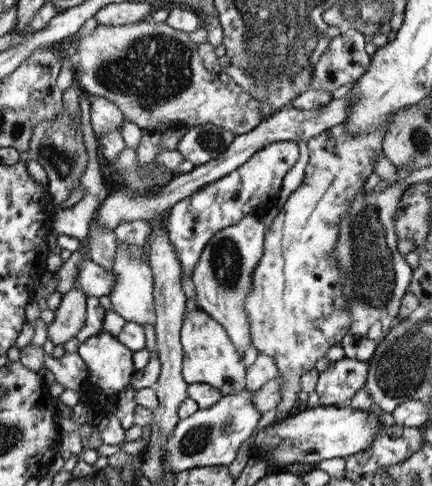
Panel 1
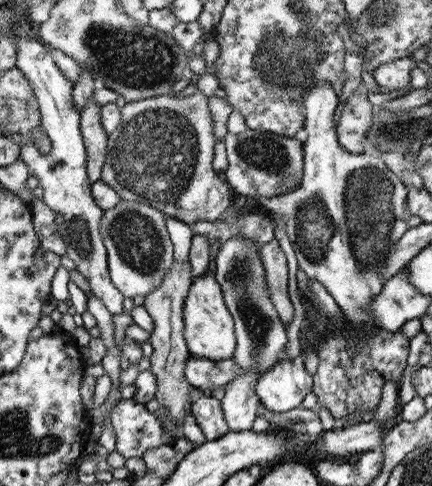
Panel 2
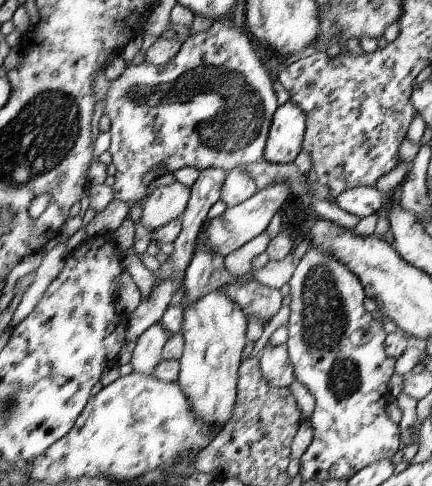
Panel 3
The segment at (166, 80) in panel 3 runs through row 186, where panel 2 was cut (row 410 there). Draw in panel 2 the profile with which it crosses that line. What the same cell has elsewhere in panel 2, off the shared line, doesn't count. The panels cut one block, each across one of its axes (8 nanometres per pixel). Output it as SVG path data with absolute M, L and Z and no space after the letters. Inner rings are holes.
M119 400L111 414L111 426L115 434L115 452L127 458L143 460L145 450L155 450L159 446L173 446L175 442L165 438L161 422L155 414L147 412L145 404L131 400Z

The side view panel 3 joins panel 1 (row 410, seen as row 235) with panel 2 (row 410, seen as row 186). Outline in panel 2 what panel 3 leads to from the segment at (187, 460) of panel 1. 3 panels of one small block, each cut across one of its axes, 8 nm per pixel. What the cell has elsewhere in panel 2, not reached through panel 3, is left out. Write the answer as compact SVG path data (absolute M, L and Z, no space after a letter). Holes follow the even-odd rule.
M303 354L273 364L255 384L259 404L269 412L289 412L297 408L313 390L313 376L303 368Z

